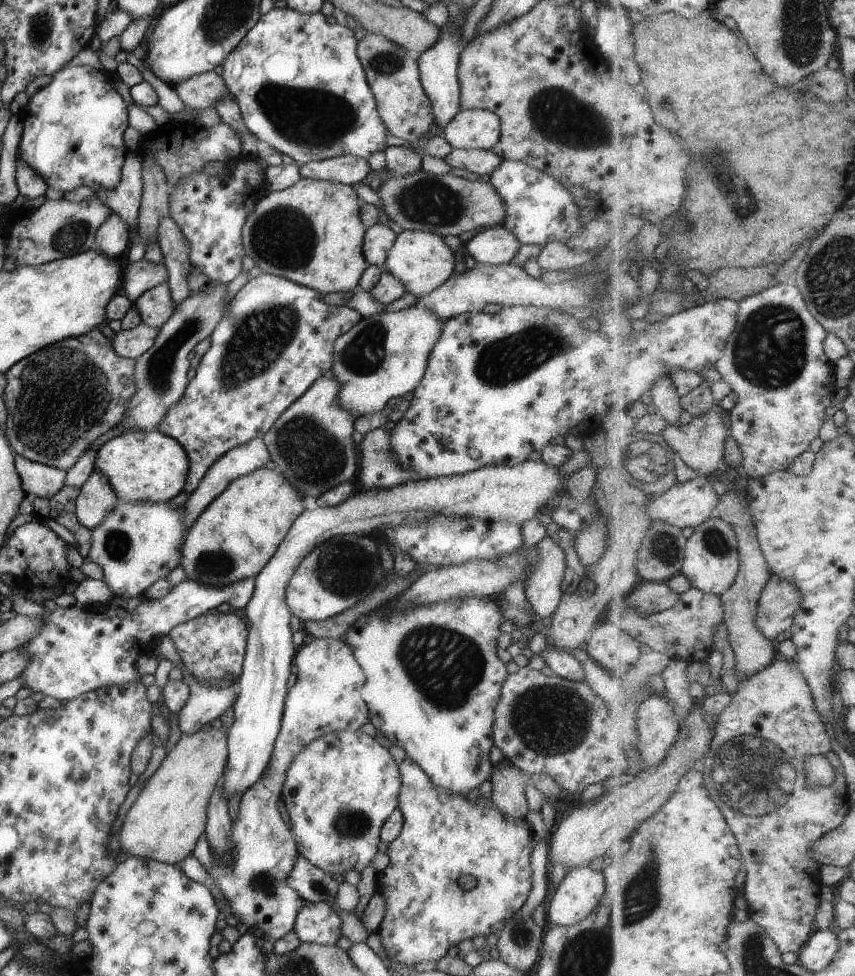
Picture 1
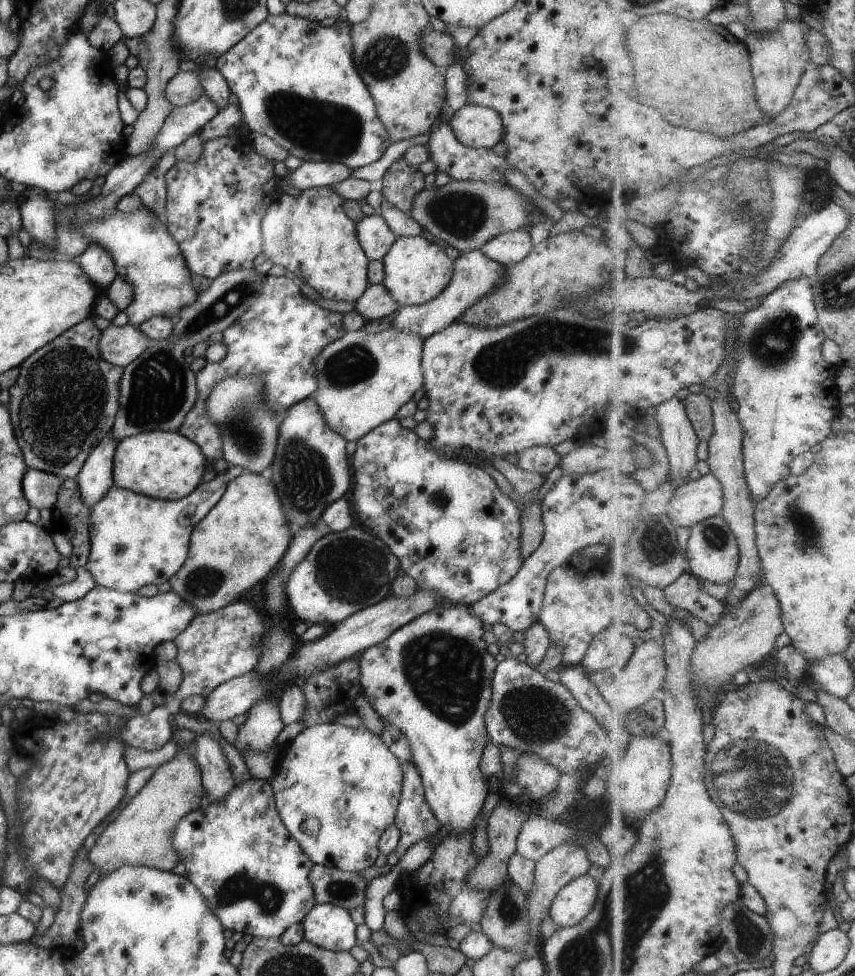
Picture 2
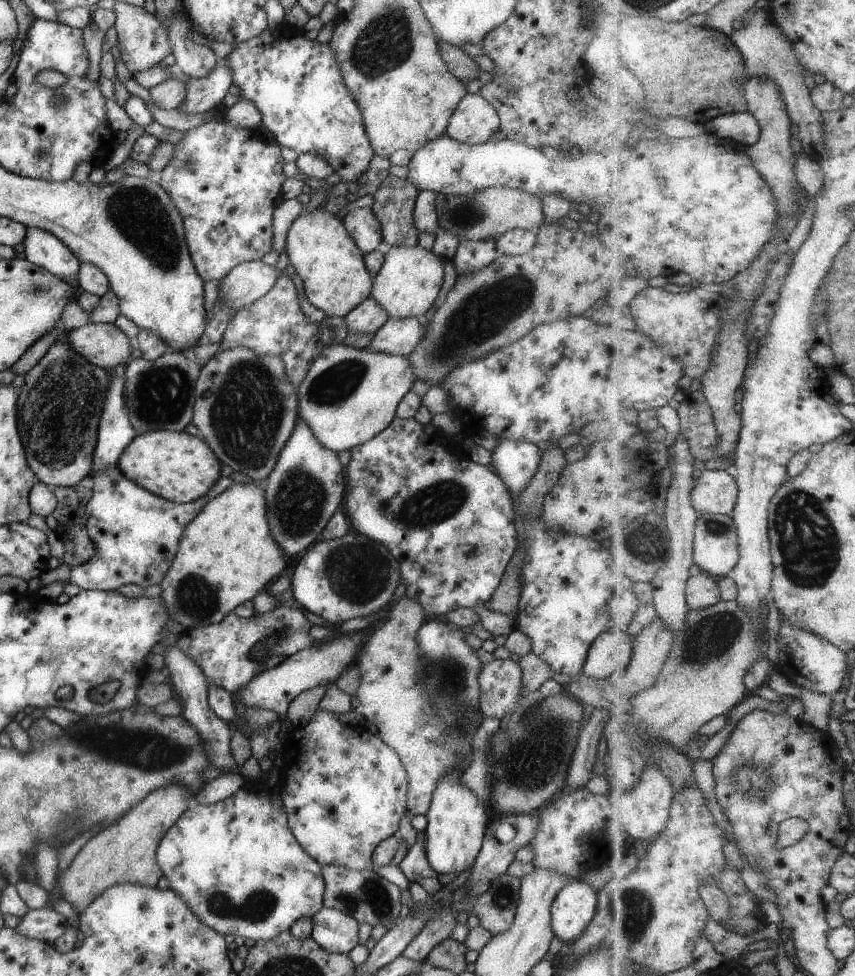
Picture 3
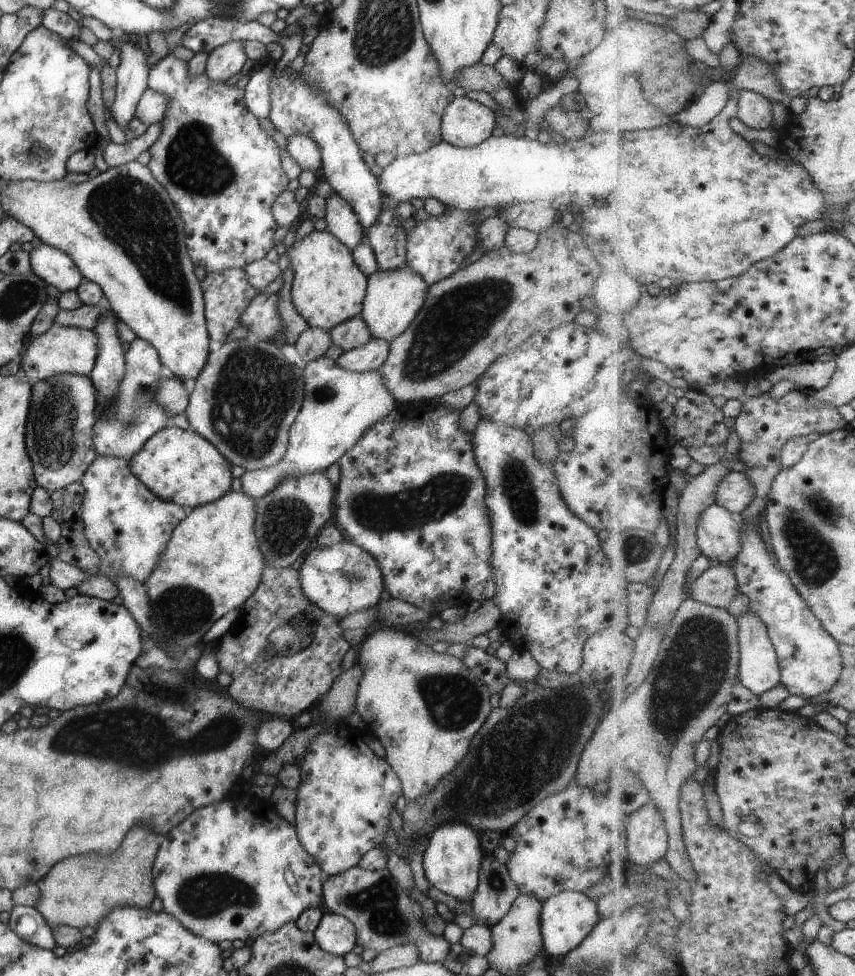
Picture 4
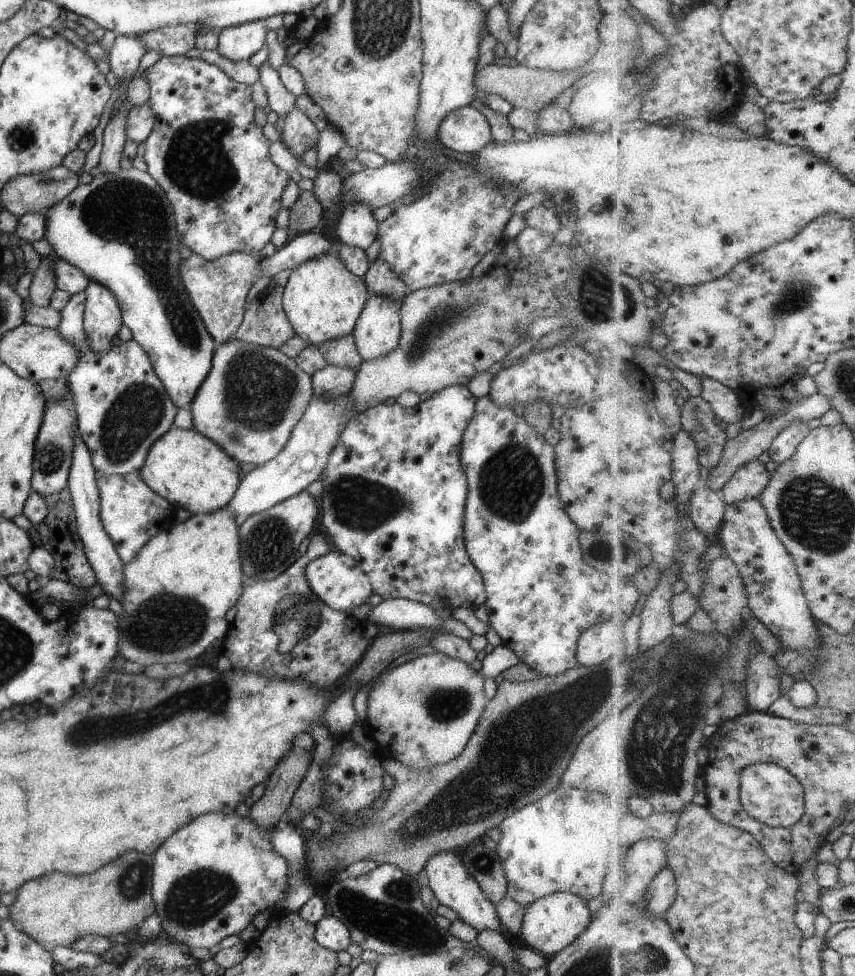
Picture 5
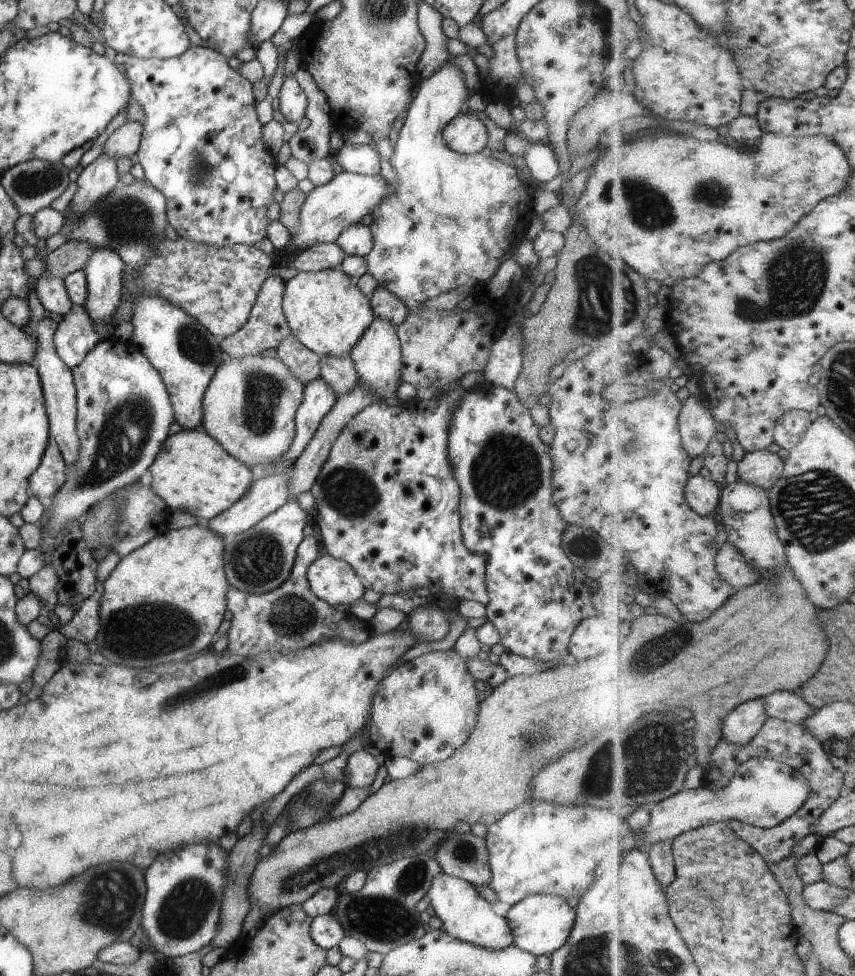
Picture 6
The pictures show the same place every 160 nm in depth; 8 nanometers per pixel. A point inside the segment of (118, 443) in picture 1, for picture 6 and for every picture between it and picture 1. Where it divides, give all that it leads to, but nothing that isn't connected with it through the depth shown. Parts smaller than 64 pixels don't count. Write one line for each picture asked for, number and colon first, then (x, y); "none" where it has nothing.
2: (164, 465)
3: (175, 466)
4: (176, 465)
5: (189, 471)
6: (192, 472)

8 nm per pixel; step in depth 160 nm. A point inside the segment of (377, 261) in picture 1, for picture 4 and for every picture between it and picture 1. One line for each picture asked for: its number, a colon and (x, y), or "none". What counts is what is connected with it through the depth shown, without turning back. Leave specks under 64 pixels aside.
2: (374, 237)
3: (360, 224)
4: (341, 221)

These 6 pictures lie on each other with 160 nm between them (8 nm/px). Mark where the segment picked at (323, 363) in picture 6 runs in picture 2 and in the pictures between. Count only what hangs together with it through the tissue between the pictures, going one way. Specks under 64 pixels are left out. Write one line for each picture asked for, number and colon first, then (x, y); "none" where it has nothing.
2: (374, 303)
3: (366, 318)
4: (353, 332)
5: (339, 351)

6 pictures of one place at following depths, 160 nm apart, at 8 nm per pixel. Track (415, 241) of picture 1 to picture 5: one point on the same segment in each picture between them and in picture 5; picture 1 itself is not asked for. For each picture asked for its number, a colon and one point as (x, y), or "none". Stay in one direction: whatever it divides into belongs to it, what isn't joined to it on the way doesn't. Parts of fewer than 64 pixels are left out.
2: (415, 270)
3: (406, 285)
4: (393, 297)
5: (377, 328)

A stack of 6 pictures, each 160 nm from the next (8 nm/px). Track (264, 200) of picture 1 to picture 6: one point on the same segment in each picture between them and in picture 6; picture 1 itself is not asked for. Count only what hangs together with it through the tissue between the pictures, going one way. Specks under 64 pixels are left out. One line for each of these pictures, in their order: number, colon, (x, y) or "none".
2: (309, 235)
3: (334, 278)
4: (327, 287)
5: (322, 300)
6: (326, 313)

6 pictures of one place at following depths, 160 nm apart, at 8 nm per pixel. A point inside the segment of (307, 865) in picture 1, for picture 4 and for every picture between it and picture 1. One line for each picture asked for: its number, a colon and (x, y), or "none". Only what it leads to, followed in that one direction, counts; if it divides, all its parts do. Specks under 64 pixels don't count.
2: (343, 889)
3: (362, 894)
4: (384, 916)

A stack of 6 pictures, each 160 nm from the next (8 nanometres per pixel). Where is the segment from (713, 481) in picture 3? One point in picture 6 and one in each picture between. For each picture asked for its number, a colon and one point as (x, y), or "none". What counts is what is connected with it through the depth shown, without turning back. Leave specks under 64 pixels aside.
4: (735, 492)
5: (751, 480)
6: (762, 468)

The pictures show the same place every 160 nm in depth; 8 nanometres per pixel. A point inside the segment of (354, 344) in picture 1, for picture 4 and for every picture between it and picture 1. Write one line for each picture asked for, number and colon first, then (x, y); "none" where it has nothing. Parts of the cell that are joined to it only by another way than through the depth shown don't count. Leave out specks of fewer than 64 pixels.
2: (362, 379)
3: (347, 395)
4: (339, 405)

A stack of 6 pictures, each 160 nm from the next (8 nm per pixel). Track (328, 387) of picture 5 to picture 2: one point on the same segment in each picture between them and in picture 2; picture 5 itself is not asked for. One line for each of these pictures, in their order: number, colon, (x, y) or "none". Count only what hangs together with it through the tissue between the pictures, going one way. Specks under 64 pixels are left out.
2: (474, 275)
3: (398, 337)
4: (368, 356)

